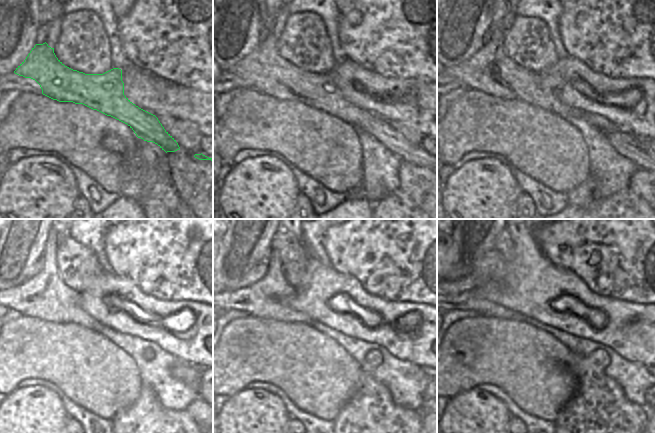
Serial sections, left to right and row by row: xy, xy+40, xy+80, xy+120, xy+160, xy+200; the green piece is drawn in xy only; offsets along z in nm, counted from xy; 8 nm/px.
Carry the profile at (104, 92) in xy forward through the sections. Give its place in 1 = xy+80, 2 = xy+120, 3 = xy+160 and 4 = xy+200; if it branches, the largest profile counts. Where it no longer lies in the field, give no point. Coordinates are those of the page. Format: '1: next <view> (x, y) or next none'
1: next xy+80 (490, 70)
2: next xy+120 (45, 296)
3: next xy+160 (266, 298)
4: next xy+200 (468, 300)

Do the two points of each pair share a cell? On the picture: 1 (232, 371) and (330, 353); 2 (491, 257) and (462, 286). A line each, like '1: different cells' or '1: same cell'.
1: same cell
2: different cells

